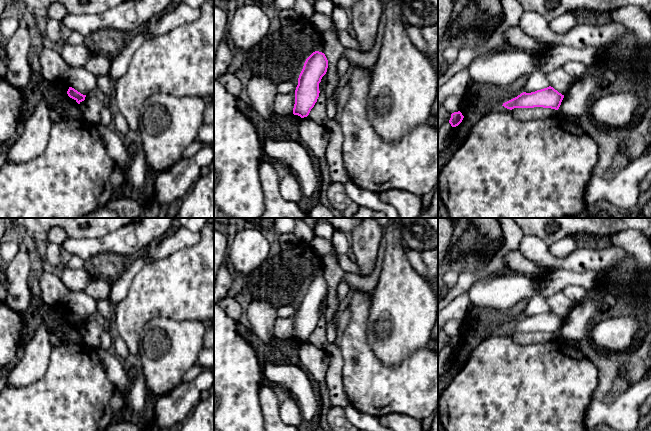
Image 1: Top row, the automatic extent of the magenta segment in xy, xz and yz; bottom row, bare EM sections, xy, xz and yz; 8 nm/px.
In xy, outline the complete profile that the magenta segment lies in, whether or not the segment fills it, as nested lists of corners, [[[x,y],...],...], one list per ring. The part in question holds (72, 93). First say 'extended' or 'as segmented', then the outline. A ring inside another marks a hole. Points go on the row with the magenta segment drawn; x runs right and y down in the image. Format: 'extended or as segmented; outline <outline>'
as segmented; outline [[[69,87],[67,94],[70,98],[74,99],[78,104],[85,100],[86,95],[81,94],[72,87]]]

